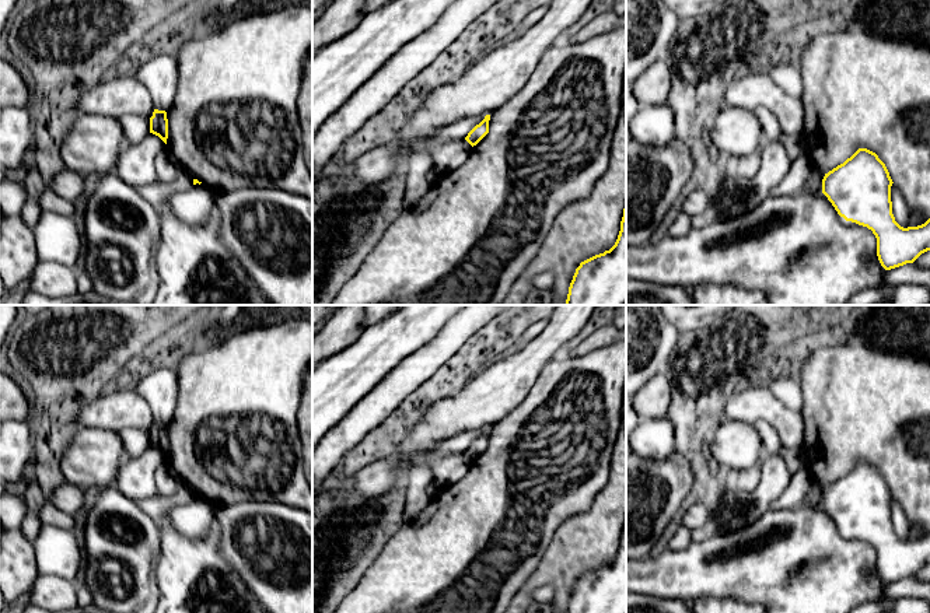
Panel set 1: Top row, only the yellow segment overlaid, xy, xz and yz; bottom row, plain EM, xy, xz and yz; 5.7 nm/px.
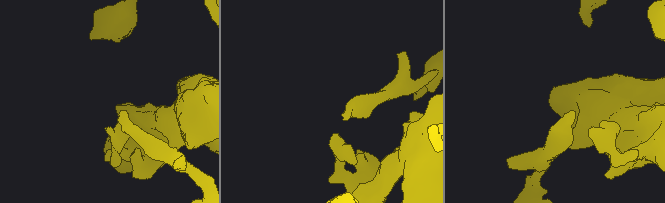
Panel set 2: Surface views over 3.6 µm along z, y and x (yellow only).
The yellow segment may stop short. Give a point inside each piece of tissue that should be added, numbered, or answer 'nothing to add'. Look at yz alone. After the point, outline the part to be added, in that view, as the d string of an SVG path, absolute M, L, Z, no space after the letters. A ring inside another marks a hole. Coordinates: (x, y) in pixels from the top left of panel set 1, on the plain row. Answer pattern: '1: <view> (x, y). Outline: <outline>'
nothing to add

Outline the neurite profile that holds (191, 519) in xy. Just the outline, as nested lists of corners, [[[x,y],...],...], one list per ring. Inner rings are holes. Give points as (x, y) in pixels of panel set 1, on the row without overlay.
[[[196,497],[168,511],[175,530],[185,537],[202,537],[214,522],[216,507],[203,497]]]

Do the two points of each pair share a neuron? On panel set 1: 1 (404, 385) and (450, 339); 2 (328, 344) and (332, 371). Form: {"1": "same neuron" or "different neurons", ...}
{"1": "same neuron", "2": "different neurons"}

